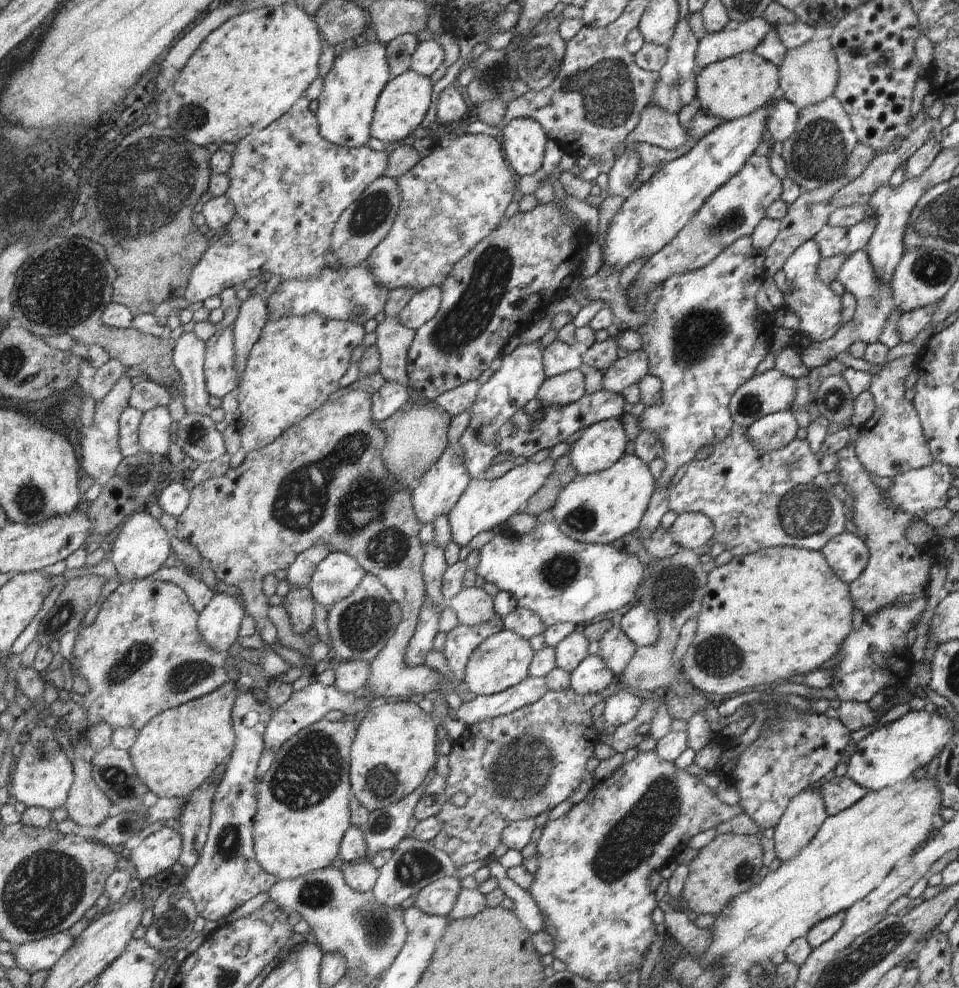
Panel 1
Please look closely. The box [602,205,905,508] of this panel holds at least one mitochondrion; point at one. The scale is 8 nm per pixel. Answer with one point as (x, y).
(696, 334)

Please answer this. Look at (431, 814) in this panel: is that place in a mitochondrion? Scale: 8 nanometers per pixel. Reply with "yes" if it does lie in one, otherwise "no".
no

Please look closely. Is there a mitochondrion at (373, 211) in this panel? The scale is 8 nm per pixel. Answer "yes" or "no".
yes

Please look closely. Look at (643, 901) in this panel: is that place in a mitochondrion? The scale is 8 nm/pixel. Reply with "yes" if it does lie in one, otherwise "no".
no

